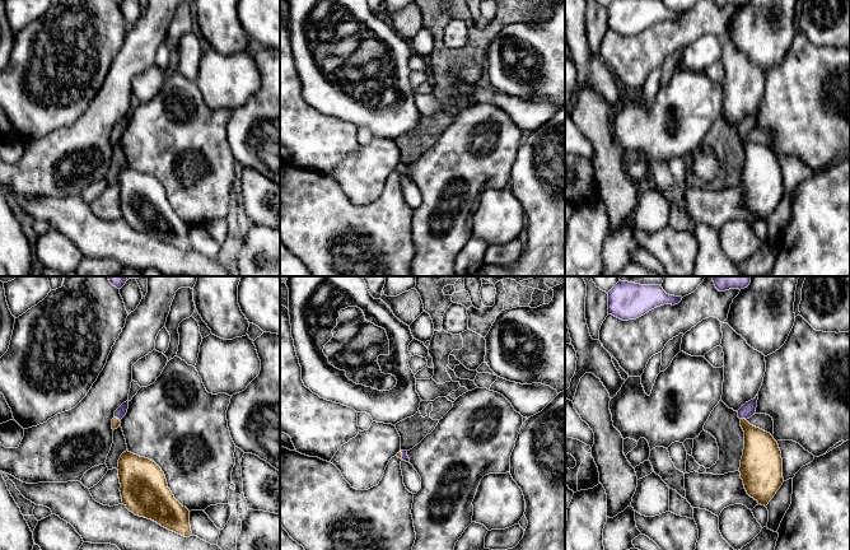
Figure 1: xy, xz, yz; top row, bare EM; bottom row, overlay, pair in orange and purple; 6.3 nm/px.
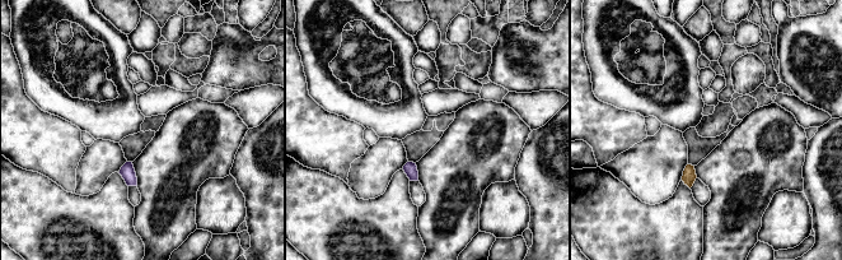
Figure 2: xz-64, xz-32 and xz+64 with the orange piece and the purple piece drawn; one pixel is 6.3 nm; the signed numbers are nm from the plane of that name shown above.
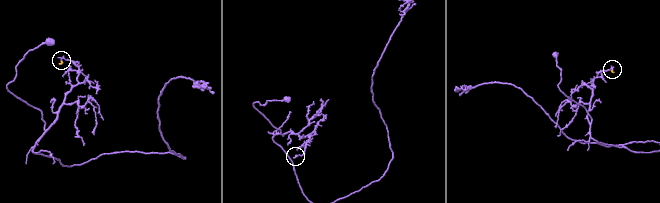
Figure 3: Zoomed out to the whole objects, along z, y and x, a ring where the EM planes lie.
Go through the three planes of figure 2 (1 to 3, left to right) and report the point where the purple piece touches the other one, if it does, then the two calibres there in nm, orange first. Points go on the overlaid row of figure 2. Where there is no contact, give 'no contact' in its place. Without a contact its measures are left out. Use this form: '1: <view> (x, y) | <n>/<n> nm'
1: no contact
2: no contact
3: no contact

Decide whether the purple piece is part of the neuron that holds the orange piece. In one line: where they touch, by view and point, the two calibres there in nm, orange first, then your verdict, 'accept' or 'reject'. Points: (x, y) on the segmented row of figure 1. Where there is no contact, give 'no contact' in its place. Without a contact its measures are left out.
meets orange in yz at (743, 419); 240 nm thick on the orange side, 90 nm on the other; accept

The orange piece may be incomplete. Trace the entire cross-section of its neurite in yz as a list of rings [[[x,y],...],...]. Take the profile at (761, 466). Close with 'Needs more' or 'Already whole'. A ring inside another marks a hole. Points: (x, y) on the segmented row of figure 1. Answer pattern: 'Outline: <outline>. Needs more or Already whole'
Outline: [[[758,393],[738,410],[744,432],[739,472],[747,494],[766,507],[784,483],[783,458],[774,437],[747,421],[756,412],[757,400]]]. Needs more

